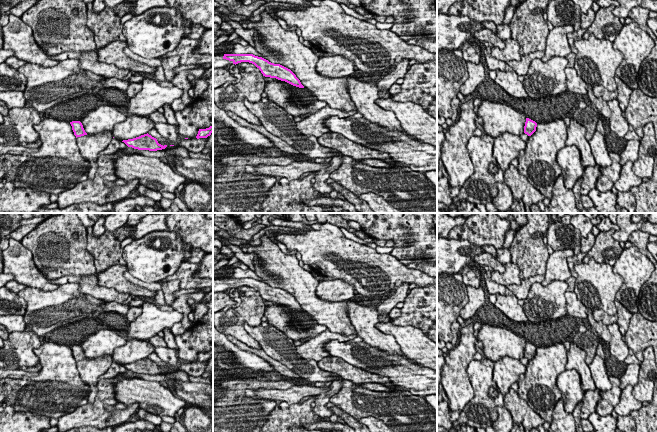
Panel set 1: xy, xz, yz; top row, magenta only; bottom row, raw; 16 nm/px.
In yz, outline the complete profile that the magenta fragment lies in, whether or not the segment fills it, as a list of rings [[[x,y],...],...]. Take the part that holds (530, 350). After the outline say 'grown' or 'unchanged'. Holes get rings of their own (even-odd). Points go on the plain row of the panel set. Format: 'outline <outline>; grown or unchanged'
outline [[[526,342],[524,357],[531,360],[536,355],[537,347],[529,342]]]; unchanged

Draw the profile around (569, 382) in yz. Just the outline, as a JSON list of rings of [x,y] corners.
[[[565,370],[557,377],[557,386],[562,393],[564,400],[564,410],[572,413],[576,405],[581,402],[585,391],[581,386],[581,376],[577,370]]]

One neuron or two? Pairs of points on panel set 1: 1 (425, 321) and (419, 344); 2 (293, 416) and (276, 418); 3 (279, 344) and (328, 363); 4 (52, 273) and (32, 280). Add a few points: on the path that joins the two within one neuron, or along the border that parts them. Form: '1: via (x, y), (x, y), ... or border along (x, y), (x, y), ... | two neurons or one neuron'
1: via (425, 327), (422, 338) | one neuron
2: via (289, 418), (280, 418) | one neuron
3: border along (316, 362), (322, 369), (335, 373), (338, 376) | two neurons
4: border along (32, 255), (35, 266), (49, 281) | two neurons

